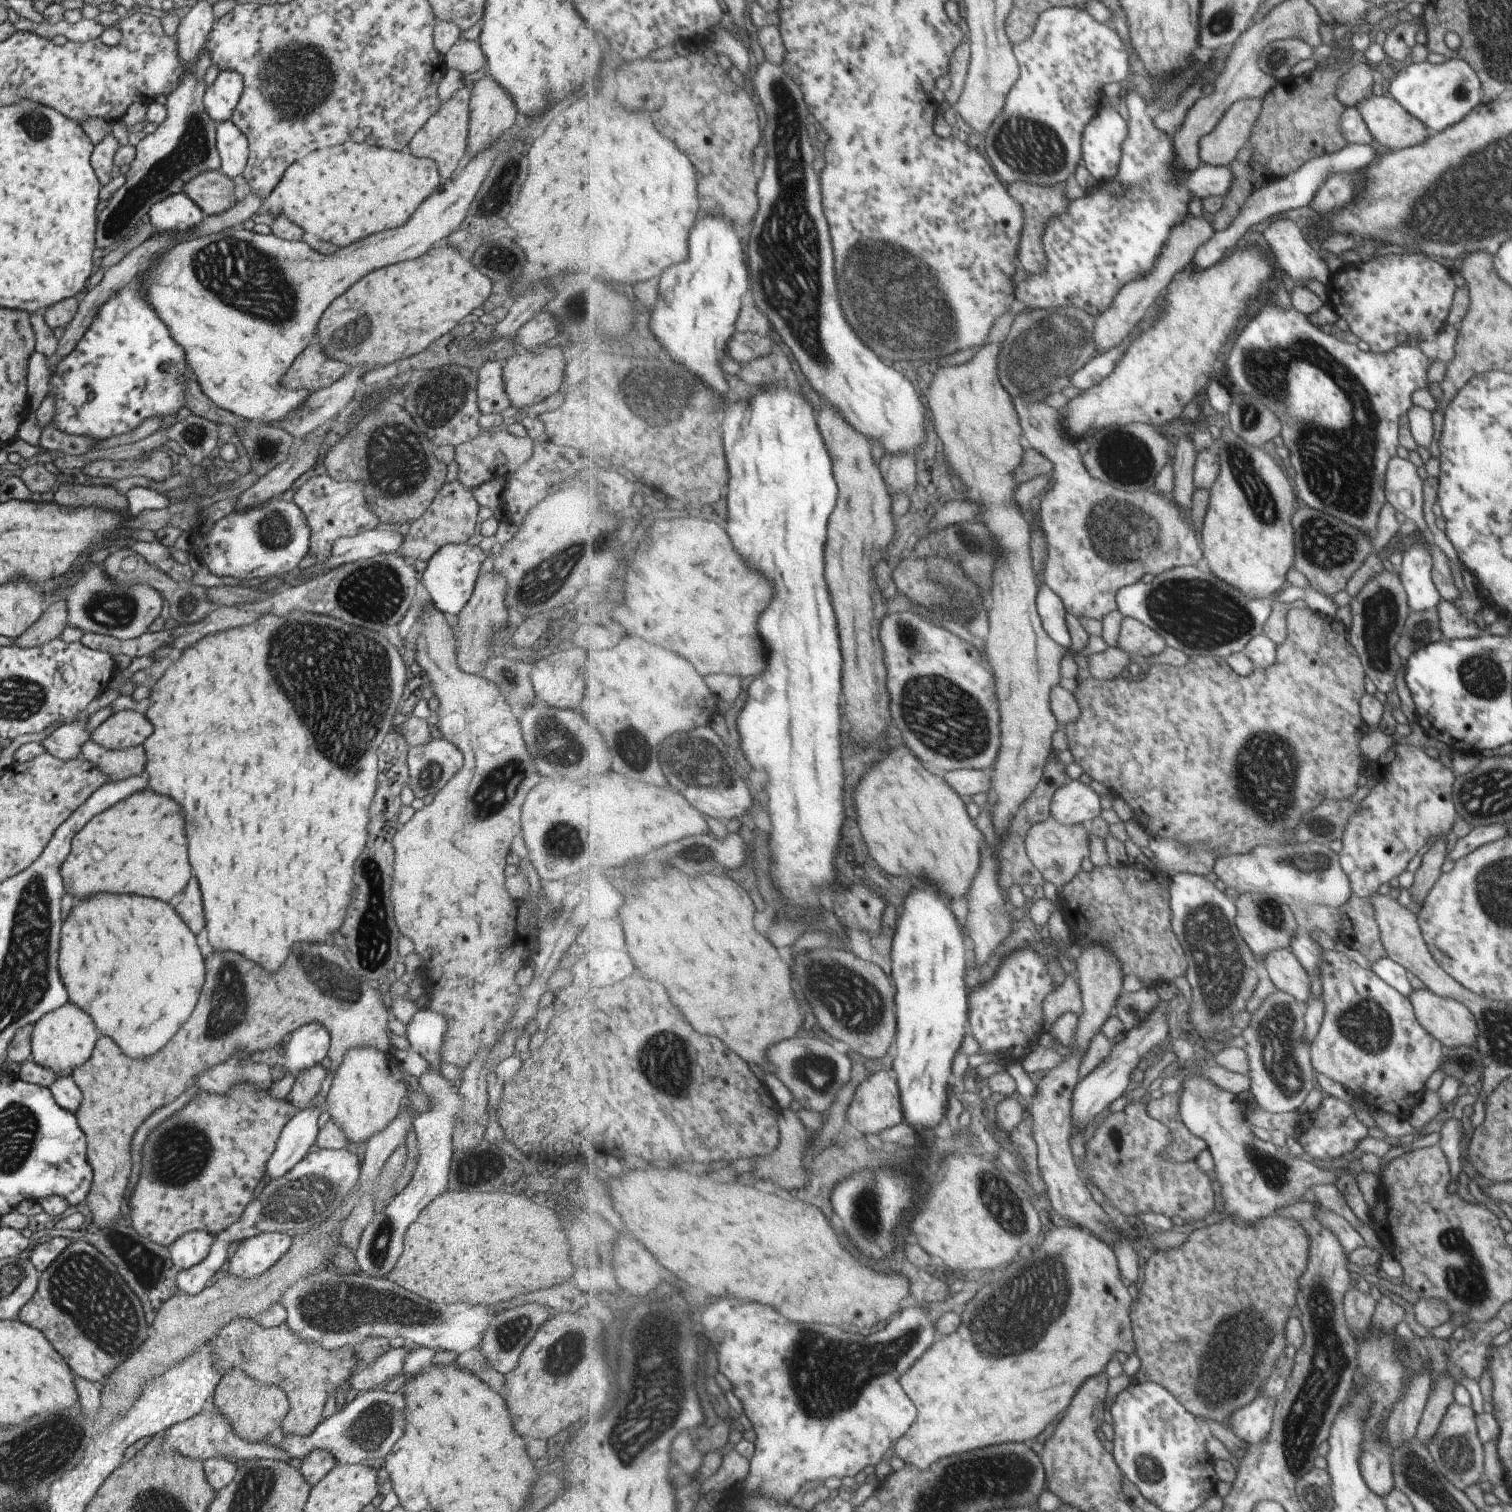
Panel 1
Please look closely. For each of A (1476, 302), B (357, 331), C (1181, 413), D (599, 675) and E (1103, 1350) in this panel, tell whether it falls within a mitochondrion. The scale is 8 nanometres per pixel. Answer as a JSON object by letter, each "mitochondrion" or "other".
{"A":"other","B":"mitochondrion","C":"other","D":"other","E":"other"}

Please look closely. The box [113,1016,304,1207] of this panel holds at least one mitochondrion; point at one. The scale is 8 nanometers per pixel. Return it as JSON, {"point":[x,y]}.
{"point":[166,1153]}

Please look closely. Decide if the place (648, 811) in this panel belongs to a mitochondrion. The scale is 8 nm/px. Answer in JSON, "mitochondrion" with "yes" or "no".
{"mitochondrion":"no"}

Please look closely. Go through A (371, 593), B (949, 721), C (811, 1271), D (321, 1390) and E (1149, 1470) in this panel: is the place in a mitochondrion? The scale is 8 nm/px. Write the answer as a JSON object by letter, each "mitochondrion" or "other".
{"A":"mitochondrion","B":"mitochondrion","C":"other","D":"other","E":"mitochondrion"}

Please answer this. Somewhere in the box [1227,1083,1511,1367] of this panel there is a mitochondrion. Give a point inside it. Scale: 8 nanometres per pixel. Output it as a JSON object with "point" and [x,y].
{"point":[1455,1247]}

